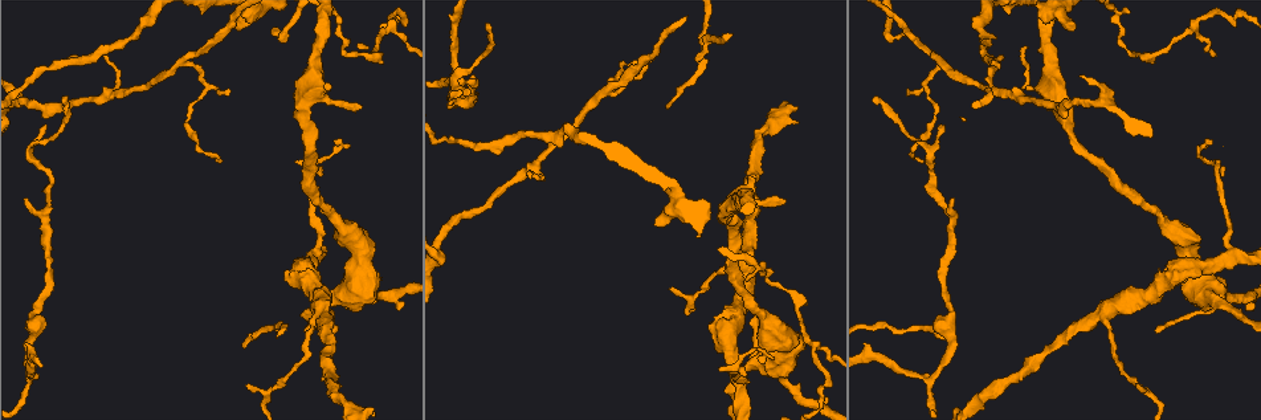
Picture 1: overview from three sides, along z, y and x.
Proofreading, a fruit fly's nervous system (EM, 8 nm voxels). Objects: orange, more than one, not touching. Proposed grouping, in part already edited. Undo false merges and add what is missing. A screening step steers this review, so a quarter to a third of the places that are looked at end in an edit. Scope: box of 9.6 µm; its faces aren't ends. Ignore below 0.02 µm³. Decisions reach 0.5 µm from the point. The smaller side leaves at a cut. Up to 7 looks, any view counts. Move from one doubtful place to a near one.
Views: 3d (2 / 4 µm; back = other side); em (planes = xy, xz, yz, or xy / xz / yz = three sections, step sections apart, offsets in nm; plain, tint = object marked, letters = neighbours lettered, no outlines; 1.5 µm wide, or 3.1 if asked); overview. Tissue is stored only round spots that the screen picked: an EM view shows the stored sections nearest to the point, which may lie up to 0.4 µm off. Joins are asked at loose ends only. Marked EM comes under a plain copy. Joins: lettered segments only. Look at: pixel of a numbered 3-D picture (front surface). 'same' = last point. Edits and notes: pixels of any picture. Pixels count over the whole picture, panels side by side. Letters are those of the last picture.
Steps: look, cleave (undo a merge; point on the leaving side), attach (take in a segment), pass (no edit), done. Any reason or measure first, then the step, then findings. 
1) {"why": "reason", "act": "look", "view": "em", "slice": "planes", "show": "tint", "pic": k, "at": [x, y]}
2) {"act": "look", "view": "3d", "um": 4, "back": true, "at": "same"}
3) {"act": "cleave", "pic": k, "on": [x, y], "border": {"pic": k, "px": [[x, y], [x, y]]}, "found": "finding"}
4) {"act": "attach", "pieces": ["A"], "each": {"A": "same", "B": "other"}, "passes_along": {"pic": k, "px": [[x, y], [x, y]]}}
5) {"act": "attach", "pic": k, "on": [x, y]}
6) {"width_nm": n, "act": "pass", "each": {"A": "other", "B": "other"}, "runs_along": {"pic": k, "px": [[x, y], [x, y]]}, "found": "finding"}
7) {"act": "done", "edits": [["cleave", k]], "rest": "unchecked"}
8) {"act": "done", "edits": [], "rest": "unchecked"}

{"why": "three arms meet", "act": "look", "view": "3d", "um": 4, "back": true, "pic": 1, "at": [1230, 253]}

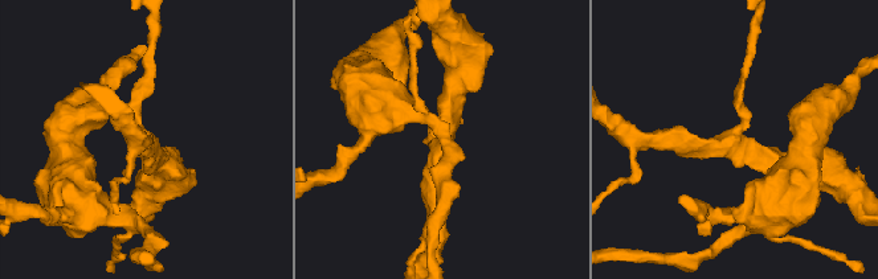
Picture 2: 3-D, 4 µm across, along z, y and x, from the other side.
{"arms": 3, "why": "need the tissue", "act": "look", "view": "em", "slice": "planes", "show": "letters", "pic": 2, "at": [736, 135]}

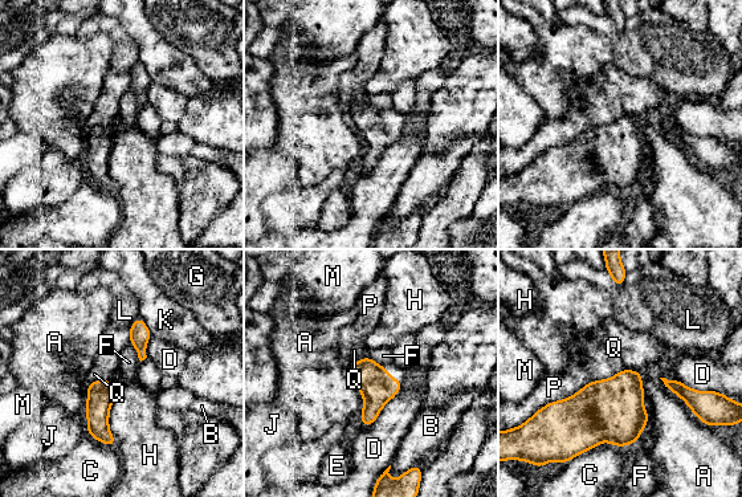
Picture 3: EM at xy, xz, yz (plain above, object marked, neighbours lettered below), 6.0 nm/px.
{"act": "pass", "each": {"A": "other", "B": "other", "C": "other", "D": "other", "E": "other", "F": "other", "G": "other", "H": "other", "J": "other", "K": "other", "L": "other", "M": "other", "P": "other", "Q": "other"}, "found": "all the same neuron"}

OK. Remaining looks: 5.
{"why": "thin end", "act": "look", "view": "em", "slice": "planes", "show": "letters", "pic": 1, "at": [783, 200]}

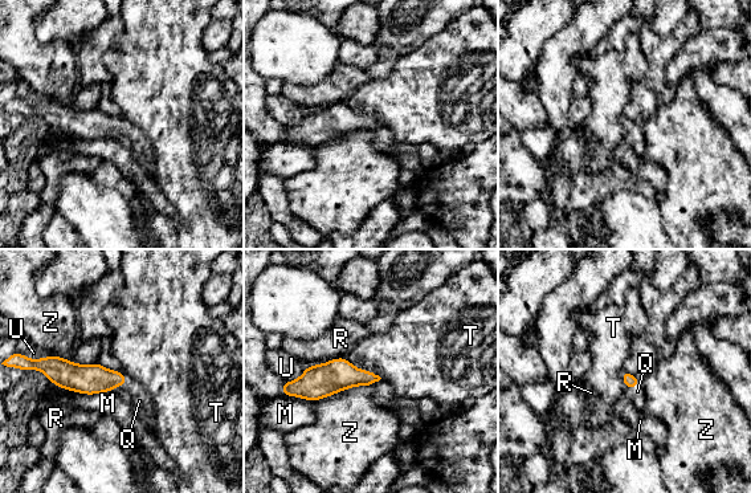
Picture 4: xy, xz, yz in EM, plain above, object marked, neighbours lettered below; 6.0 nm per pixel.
{"longest_contact_nm": ["M", 360], "act": "attach", "pieces": ["Q"], "each": {"M": "other", "Q": "same", "R": "other", "T": "other", "U": "other", "Z": "other"}, "found": "it goes on there"}

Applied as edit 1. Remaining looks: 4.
{"act": "look", "view": "3d", "um": 2, "pic": 1, "at": [907, 88]}

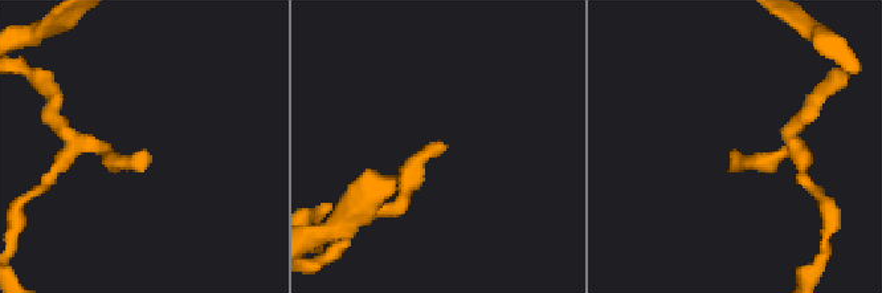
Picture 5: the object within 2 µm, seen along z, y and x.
{"act": "look", "view": "em", "slice": "planes", "show": "letters", "pic": 5, "at": [145, 151]}

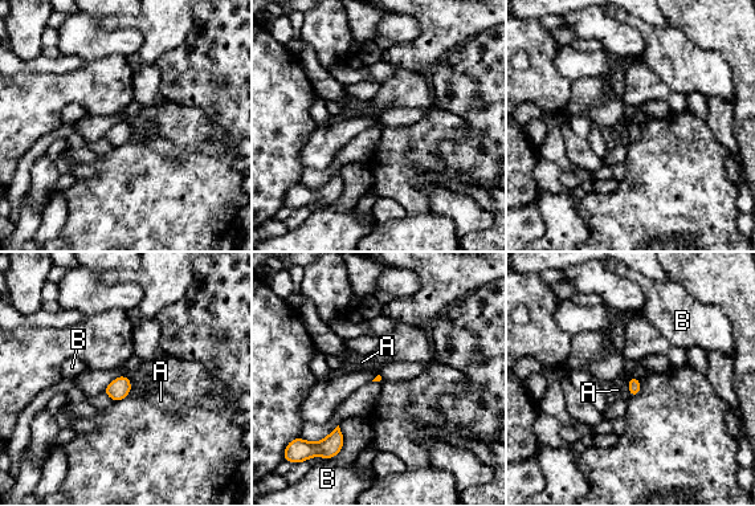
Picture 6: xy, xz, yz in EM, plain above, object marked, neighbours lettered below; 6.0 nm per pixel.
{"longest_contact_nm": ["A", 100], "act": "pass", "each": {"A": "other", "B": "other"}, "border": {"pic": 6, "px": [[627, 382], [629, 396]]}, "found": "none of them fits"}

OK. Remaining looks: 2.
{"act": "done", "edits": [["attach", 4]], "rest": "unchecked"}

